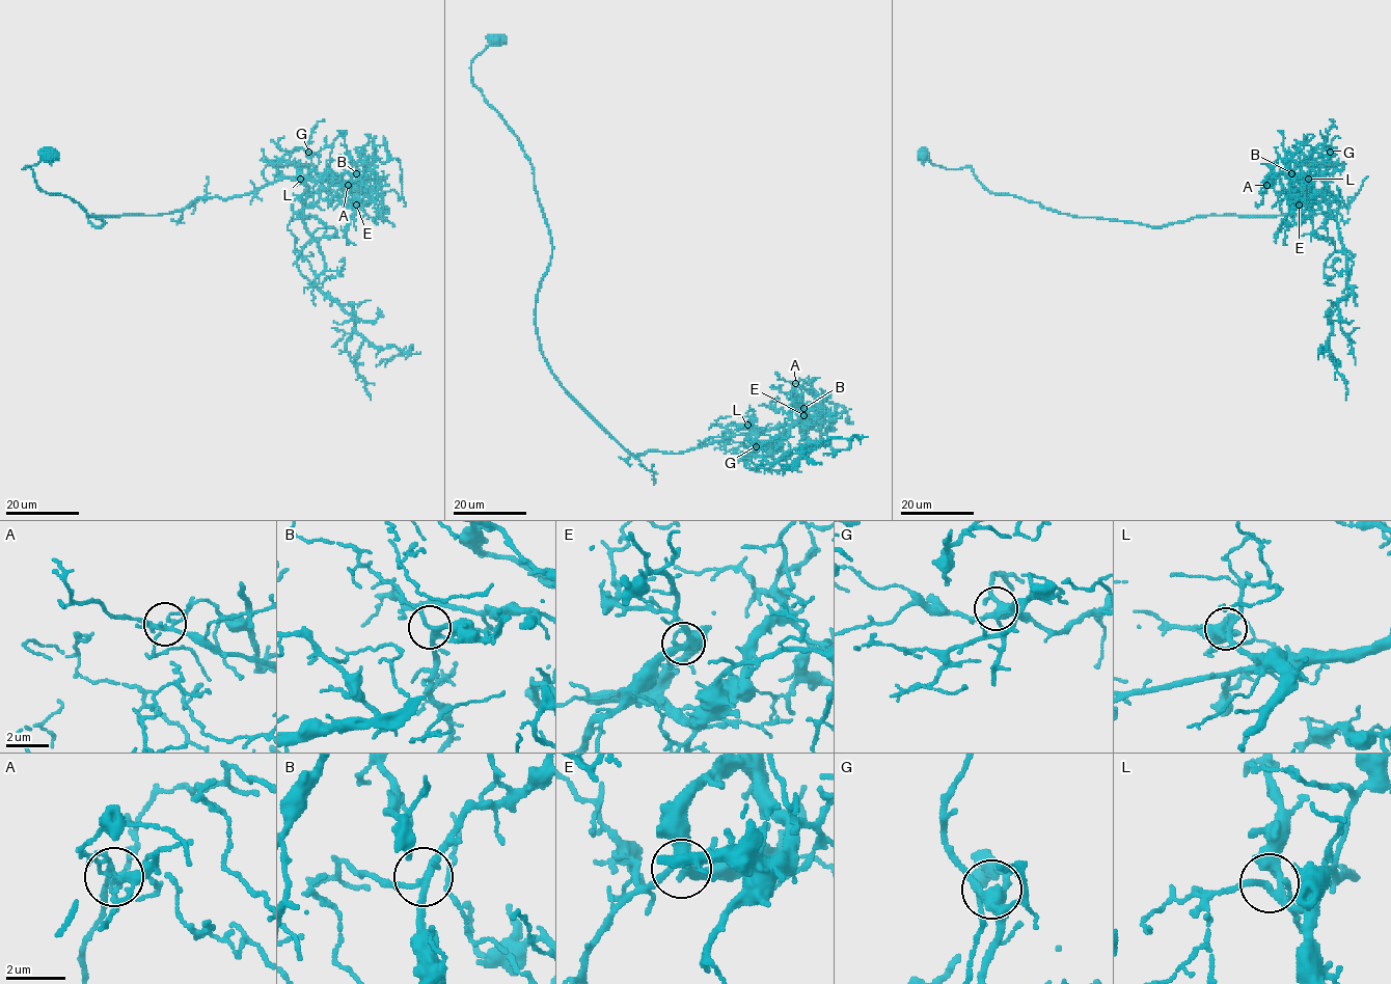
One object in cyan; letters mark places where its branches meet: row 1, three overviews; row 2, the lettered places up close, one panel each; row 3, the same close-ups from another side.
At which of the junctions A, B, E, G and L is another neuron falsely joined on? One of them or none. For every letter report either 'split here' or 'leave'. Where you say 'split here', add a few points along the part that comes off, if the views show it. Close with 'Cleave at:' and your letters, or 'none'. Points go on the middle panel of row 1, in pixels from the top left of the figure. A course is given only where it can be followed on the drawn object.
A: split here; course (795, 383), (802, 379), (810, 385), (811, 392), (841, 406), (848, 422), (851, 424)
B: leave
E: leave
G: leave
L: leave
Cleave at: A

